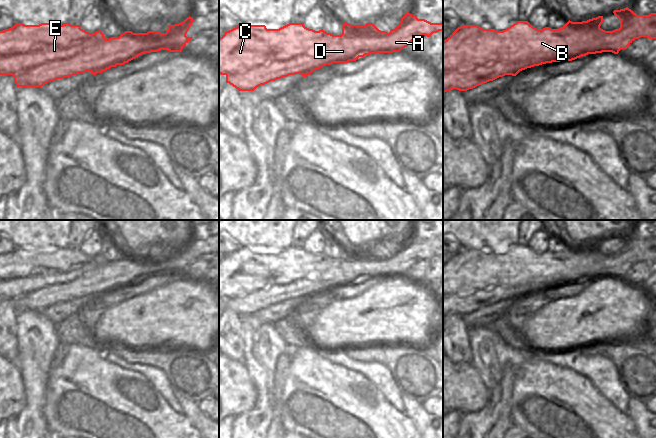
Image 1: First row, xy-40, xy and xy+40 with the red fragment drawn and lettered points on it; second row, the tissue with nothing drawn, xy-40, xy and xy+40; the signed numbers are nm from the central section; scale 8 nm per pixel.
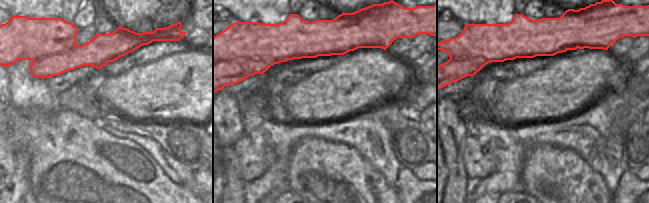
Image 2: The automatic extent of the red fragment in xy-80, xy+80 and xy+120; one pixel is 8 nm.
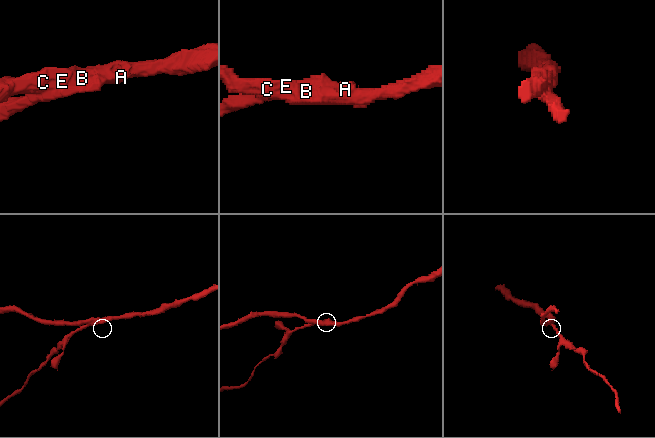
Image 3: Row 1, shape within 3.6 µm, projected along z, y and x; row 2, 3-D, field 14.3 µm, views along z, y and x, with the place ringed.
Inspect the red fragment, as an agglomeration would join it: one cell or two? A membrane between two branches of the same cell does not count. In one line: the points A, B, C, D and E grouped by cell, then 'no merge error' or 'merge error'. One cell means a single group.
A B C E / D | merge error

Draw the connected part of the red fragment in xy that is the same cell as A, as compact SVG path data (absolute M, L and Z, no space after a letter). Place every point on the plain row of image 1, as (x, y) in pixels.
M407 236L395 253L389 257L379 254L373 247L365 249L351 249L345 246L341 259L327 257L323 253L315 255L304 250L304 247L289 247L279 253L267 253L265 249L249 249L239 247L237 251L226 255L219 262L219 298L235 299L249 295L255 291L273 285L287 285L303 279L311 273L323 273L343 263L357 265L363 272L360 280L376 277L400 276L410 269L417 261L430 261L433 257L443 255L443 247L431 247L425 243L418 243L417 239Z

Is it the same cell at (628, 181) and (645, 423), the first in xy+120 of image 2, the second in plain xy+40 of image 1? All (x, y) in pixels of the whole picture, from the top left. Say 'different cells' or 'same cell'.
same cell

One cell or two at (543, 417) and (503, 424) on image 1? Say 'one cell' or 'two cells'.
two cells

